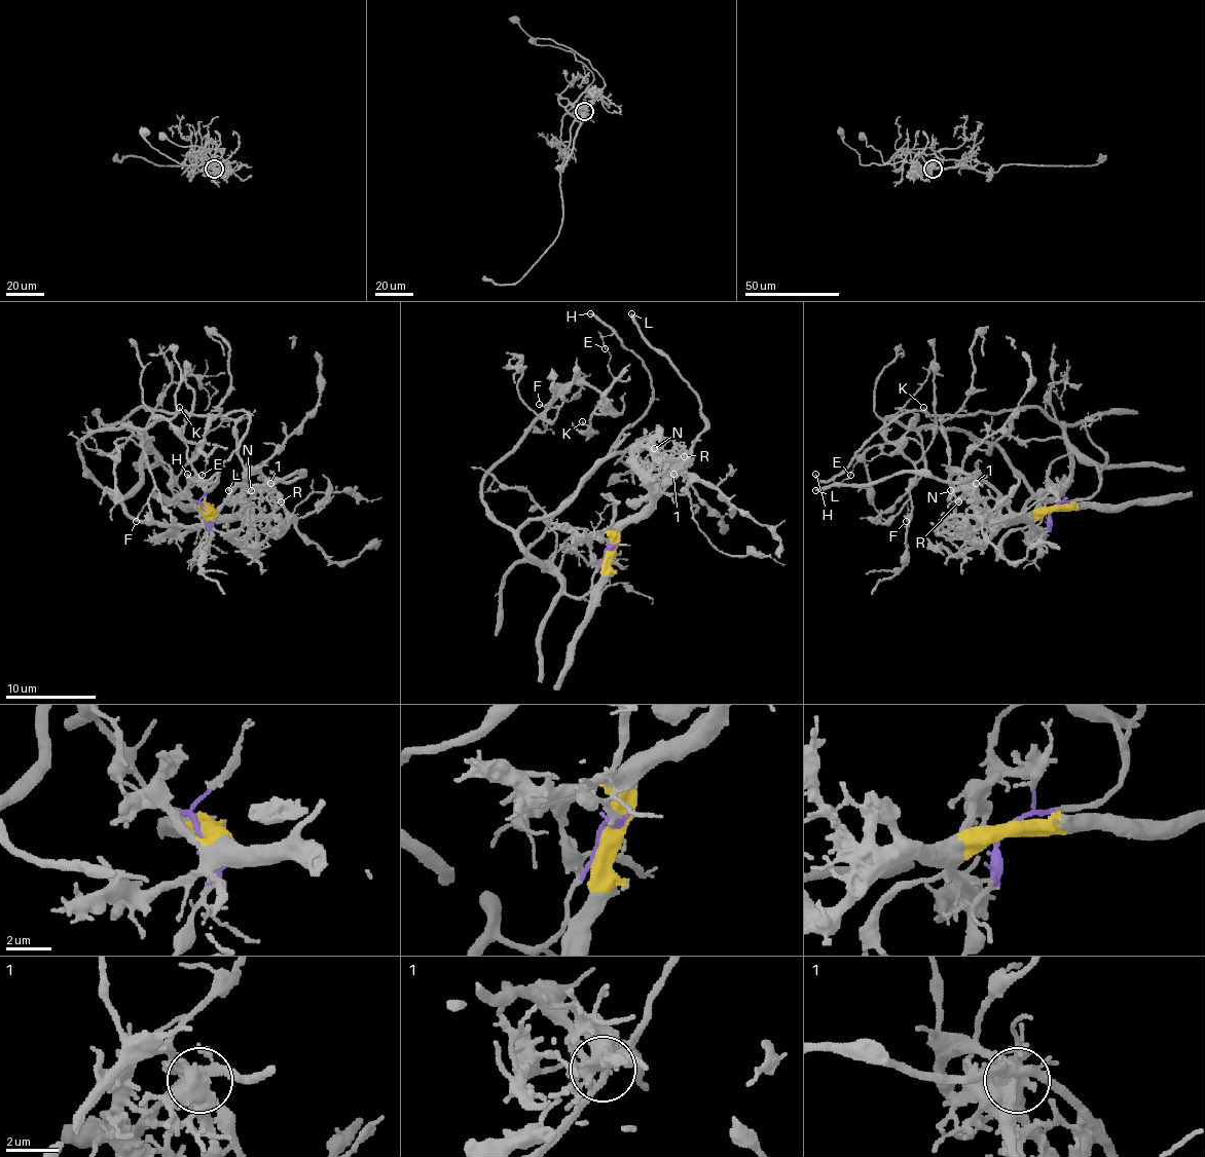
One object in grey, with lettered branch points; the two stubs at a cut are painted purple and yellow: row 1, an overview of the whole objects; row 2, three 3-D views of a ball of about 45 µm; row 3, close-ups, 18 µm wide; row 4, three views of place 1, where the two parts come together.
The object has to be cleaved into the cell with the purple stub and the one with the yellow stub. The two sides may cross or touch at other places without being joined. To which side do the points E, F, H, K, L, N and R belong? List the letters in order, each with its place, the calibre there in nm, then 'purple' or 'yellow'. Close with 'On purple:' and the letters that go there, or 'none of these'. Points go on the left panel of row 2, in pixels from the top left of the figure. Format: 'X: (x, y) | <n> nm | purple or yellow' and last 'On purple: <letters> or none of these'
E: (202, 475) | 90 nm | purple
F: (136, 521) | 120 nm | purple
H: (187, 474) | 190 nm | purple
K: (179, 407) | 130 nm | purple
L: (228, 490) | 280 nm | yellow
N: (251, 490) | 180 nm | yellow
R: (281, 501) | 160 nm | yellow
On purple: E, F, H, K

